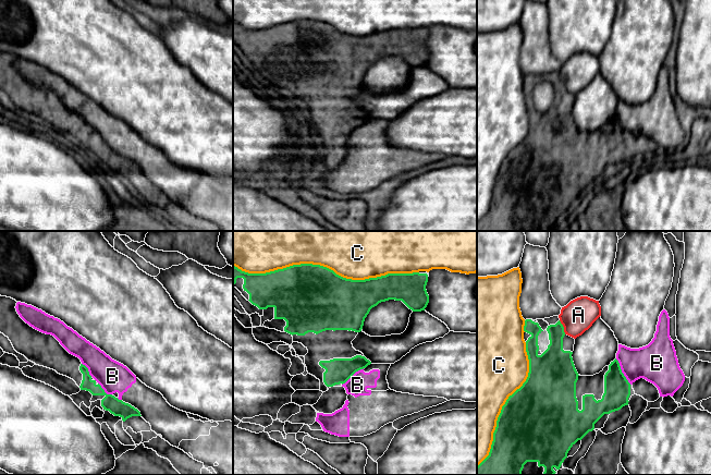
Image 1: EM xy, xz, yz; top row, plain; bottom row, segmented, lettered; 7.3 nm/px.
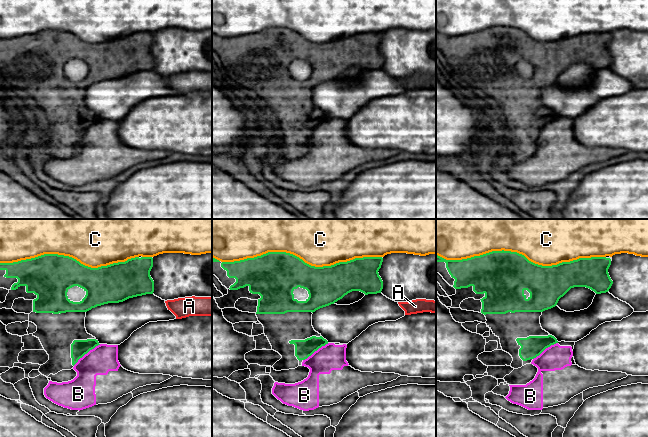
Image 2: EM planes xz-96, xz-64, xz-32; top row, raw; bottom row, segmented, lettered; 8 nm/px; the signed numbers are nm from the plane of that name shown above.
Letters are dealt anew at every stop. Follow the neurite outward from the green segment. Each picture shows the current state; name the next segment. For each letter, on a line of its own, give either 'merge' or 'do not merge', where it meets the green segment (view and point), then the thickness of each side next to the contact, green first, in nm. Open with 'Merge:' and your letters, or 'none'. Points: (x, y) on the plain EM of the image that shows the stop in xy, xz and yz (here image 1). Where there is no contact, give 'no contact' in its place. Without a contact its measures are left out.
Merge: none
A: do not merge; contact yz (563, 83); calibres 200 and 240 nm
B: do not merge; contact yz (621, 128); calibres 190 and 280 nm
C: do not merge; contact xz (326, 23); calibres 500 and 280 nm

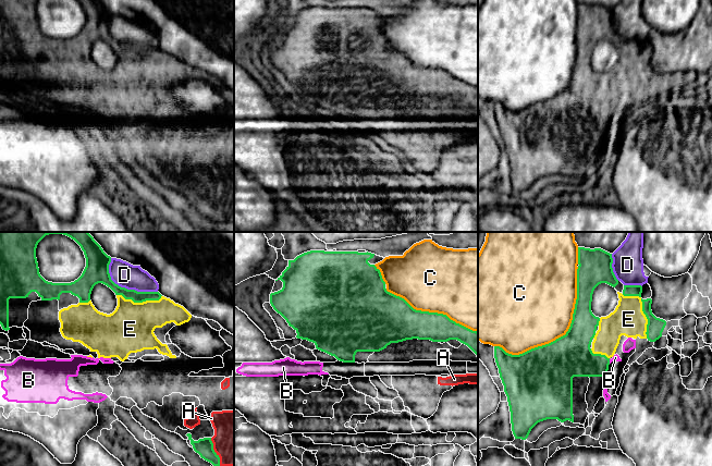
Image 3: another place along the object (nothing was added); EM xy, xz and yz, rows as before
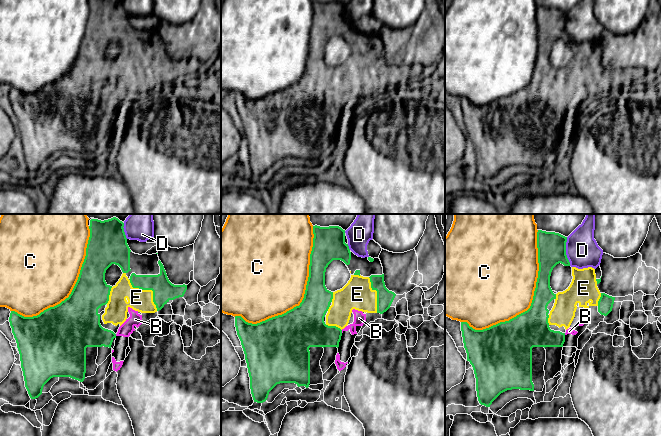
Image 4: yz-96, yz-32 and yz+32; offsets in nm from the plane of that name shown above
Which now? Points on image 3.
Merge: A, E
A: merge; contact xy (215, 208); calibres 130 and 300 nm
B: do not merge; contact yz (609, 117); calibres 280 and 50 nm
C: do not merge; contact yz (563, 92); calibres 340 and 480 nm
D: do not merge; contact xy (124, 44); calibres 180 and 180 nm
E: merge; contact yz (642, 65); calibres 130 and 240 nm

